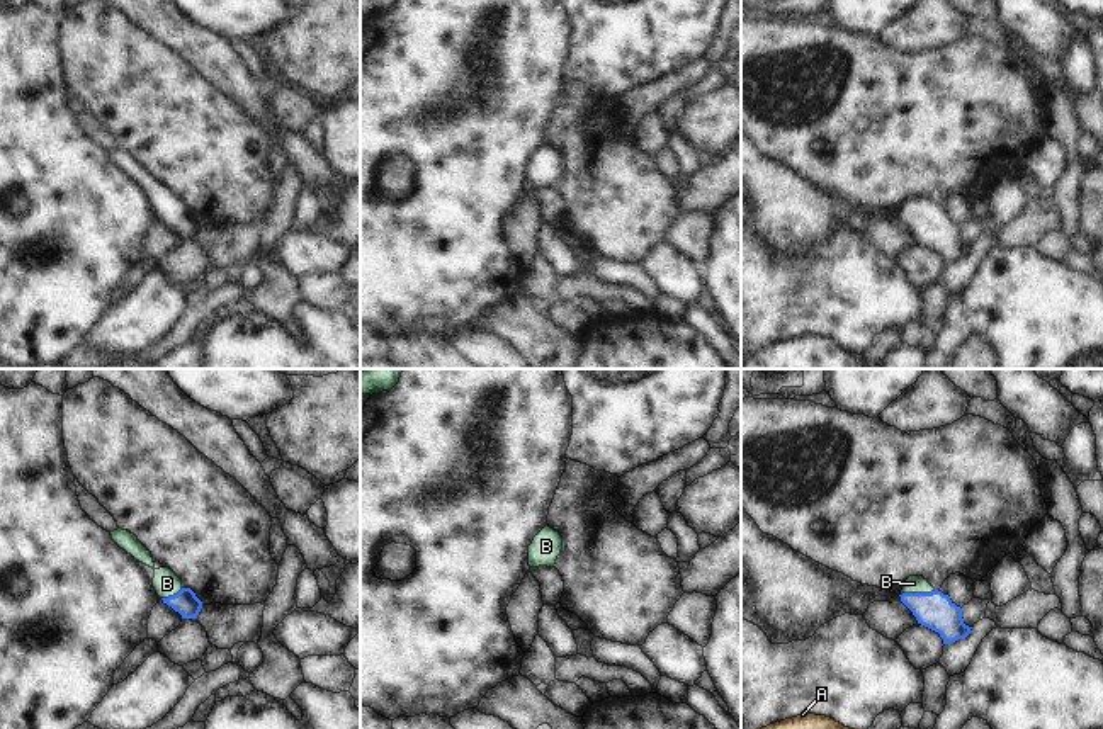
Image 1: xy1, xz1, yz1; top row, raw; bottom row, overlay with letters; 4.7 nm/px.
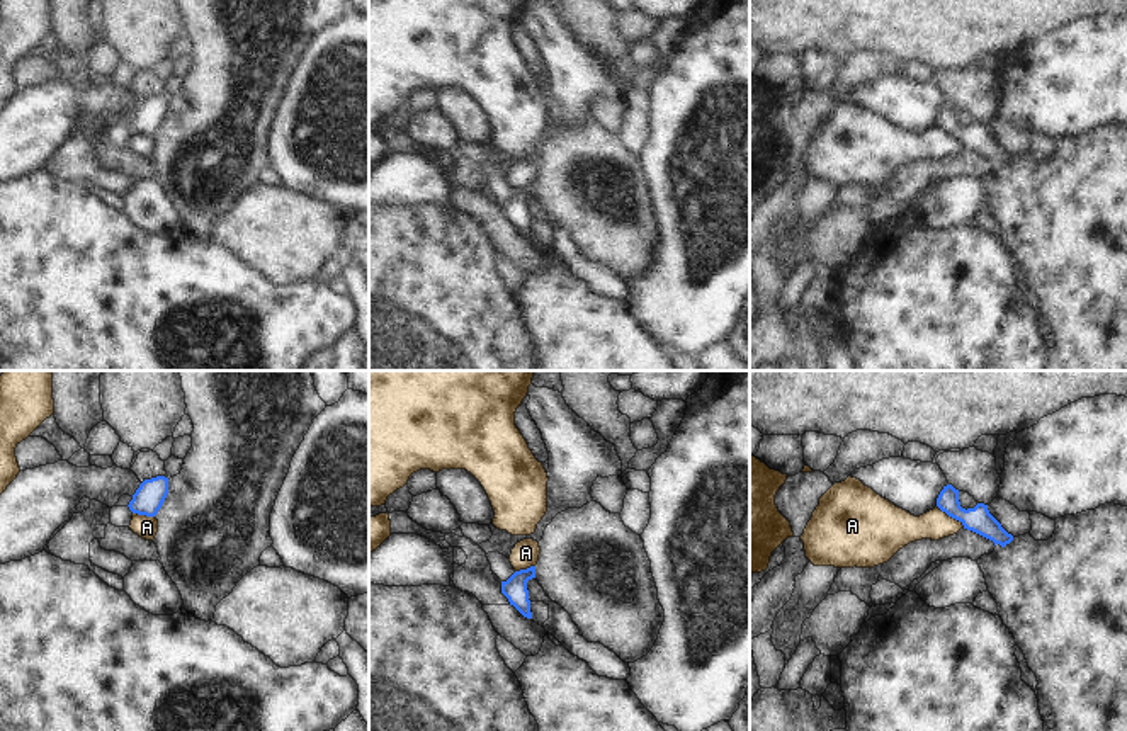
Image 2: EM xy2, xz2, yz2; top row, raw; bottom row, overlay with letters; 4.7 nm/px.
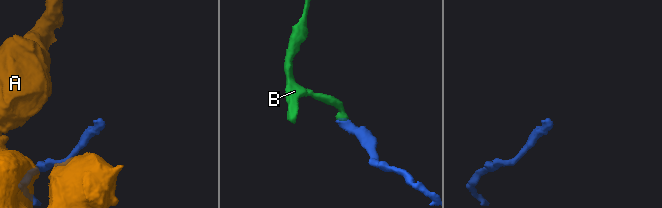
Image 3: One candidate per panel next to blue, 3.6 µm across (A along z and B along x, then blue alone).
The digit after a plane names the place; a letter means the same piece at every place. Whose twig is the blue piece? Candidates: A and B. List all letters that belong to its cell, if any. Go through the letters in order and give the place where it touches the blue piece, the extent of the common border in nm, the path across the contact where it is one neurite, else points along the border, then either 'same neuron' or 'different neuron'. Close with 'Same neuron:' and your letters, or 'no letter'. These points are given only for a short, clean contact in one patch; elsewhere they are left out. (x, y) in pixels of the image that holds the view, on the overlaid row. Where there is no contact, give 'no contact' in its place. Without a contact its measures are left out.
A: yz2 (951, 515) | 170 nm | along yz2 (937, 505), (964, 527) | different neuron
B: yz1 (918, 593) | 170 nm | across yz1 (935, 610), (918, 593), (913, 583) | same neuron
Same neuron: B

